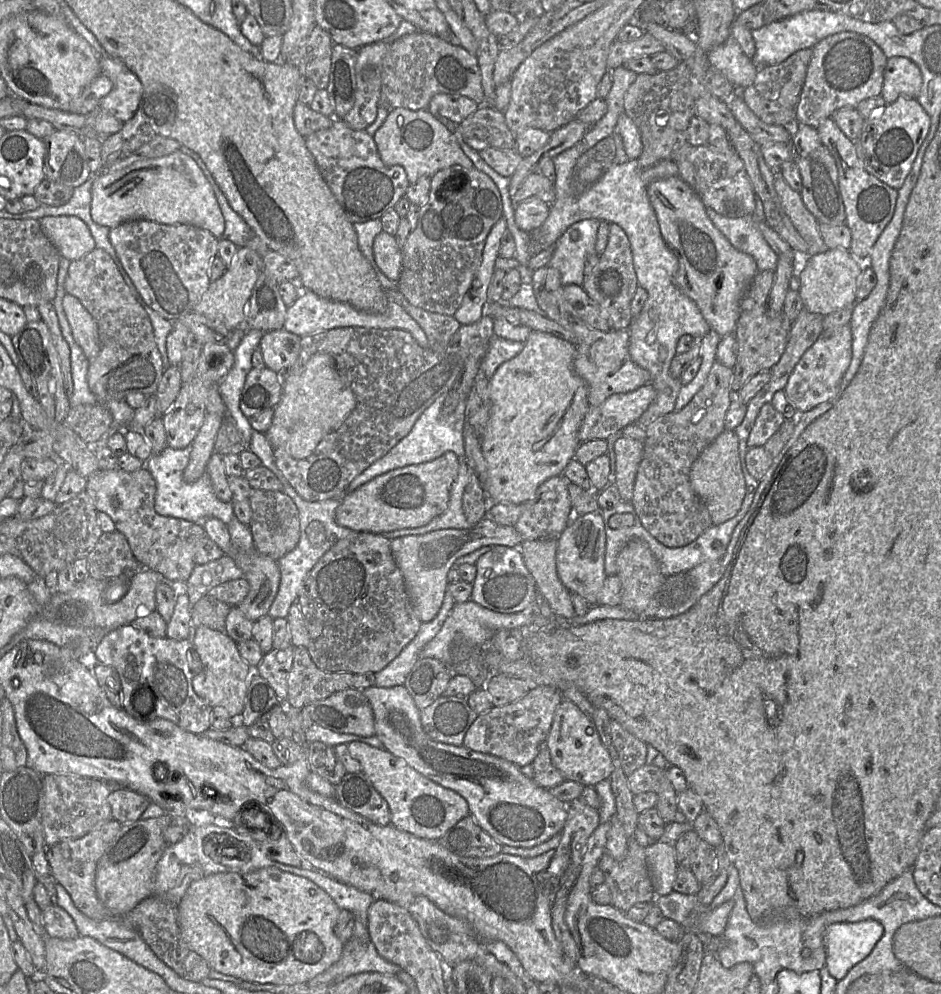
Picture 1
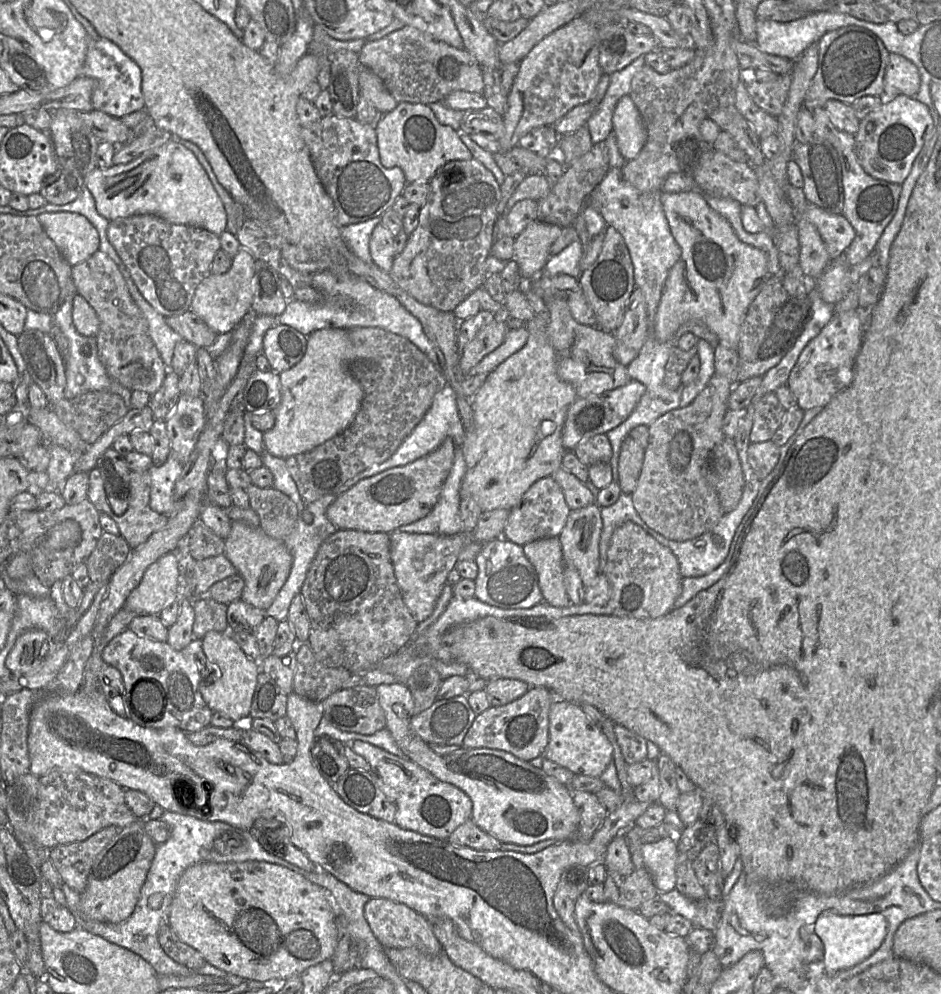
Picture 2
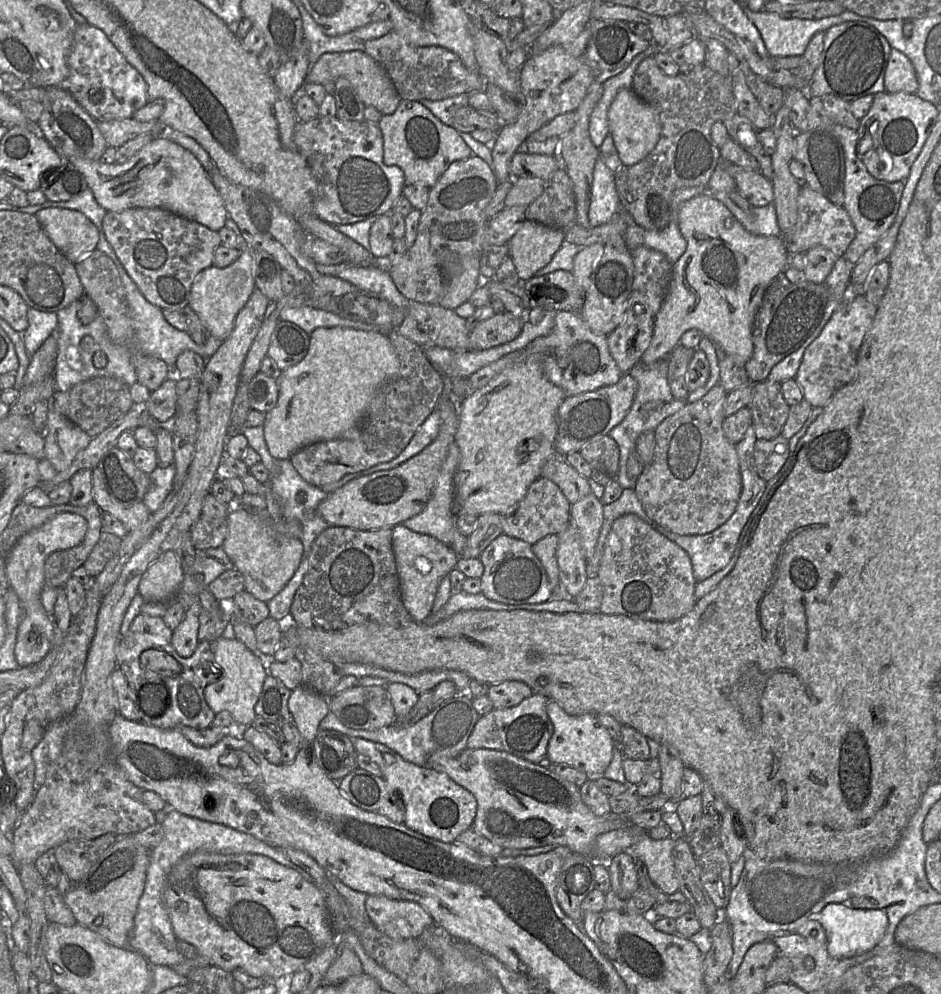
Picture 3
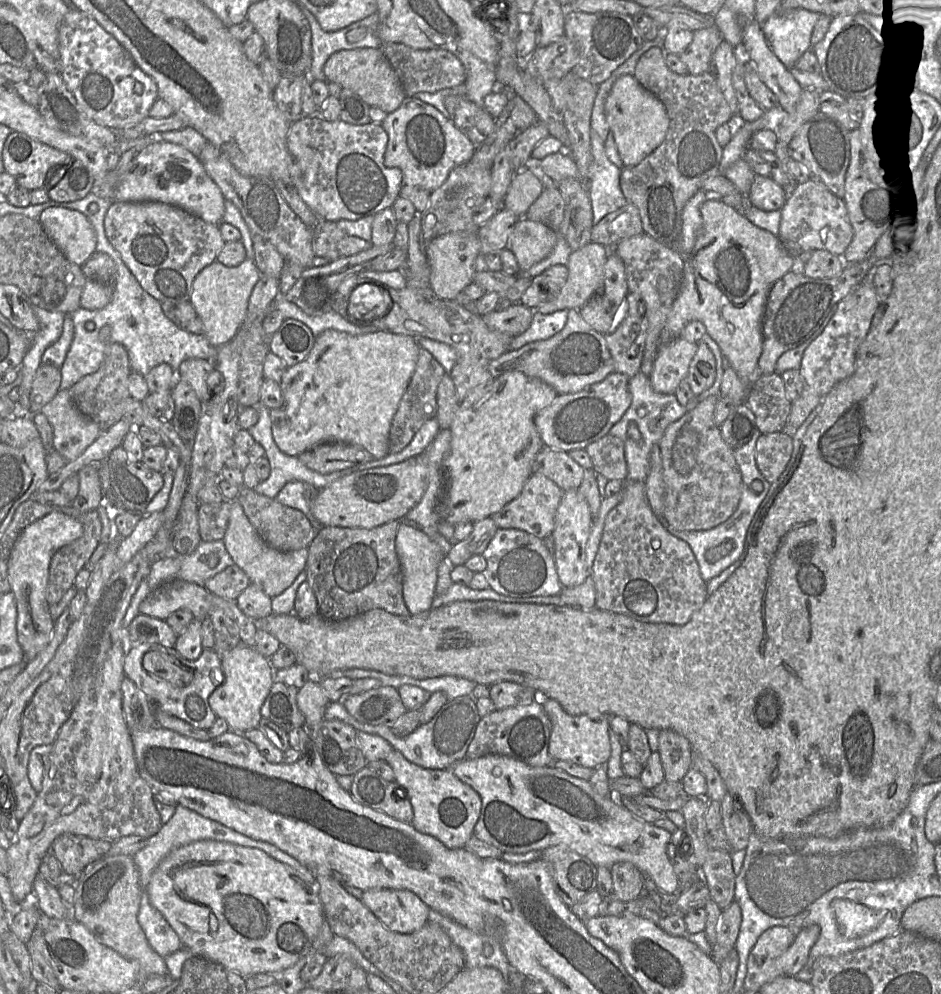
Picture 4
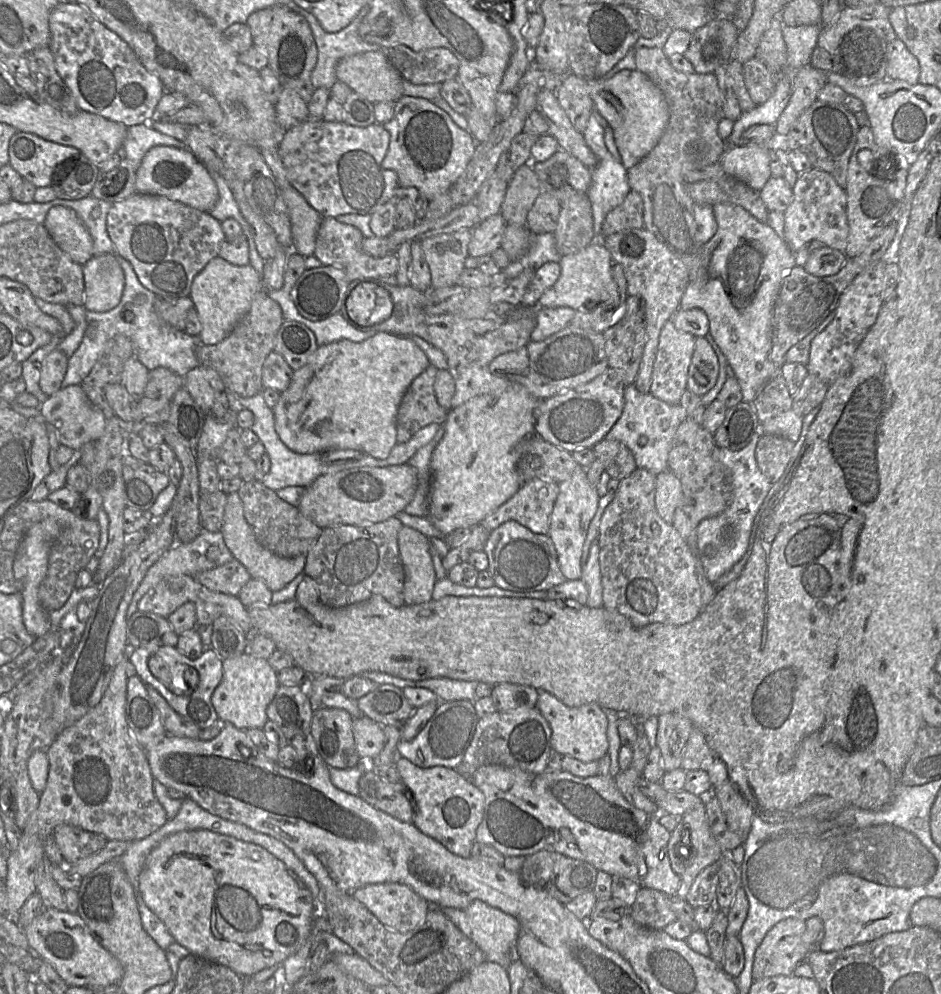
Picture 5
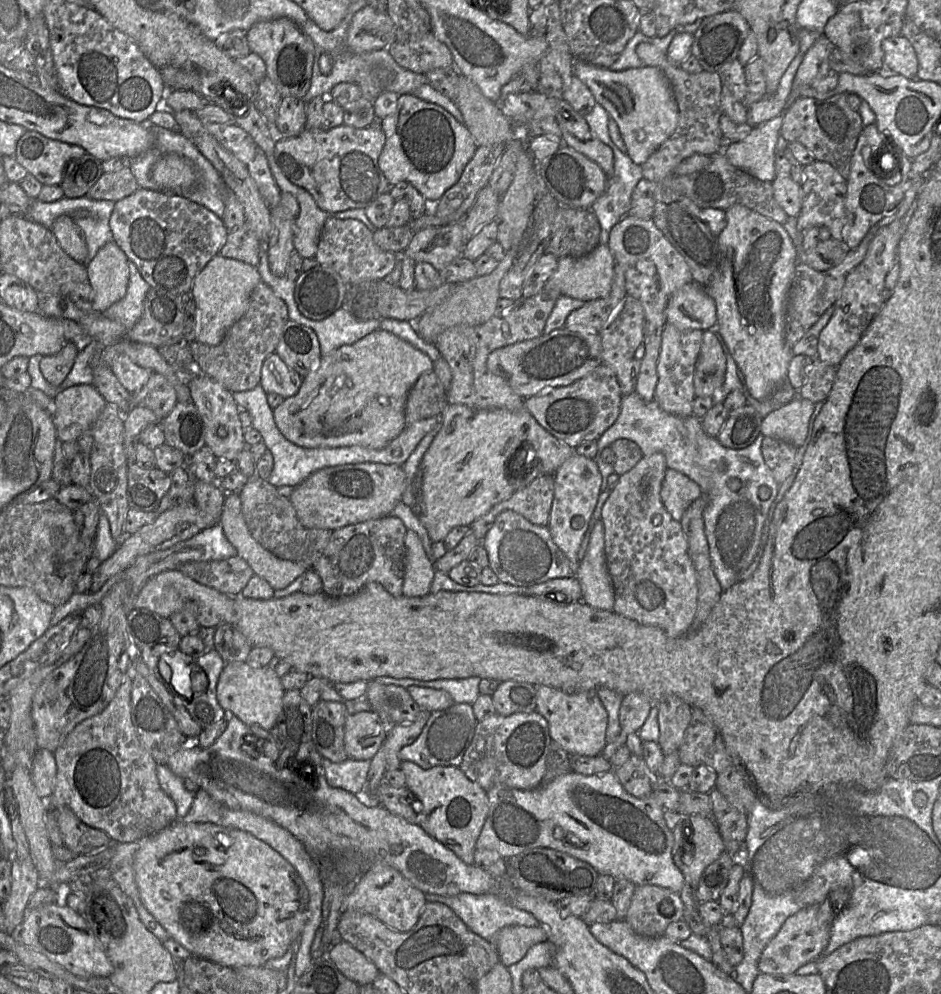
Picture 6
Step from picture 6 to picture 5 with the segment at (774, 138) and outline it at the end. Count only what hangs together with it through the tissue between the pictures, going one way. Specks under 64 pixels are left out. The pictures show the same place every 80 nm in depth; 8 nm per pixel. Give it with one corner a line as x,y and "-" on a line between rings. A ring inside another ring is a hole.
766,144
729,146
720,164
725,173
760,191
772,177
770,148

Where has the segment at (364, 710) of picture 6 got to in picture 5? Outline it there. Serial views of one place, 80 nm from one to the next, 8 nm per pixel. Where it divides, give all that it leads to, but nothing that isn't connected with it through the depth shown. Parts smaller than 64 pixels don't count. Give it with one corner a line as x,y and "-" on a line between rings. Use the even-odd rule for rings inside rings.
362,716
353,719
353,736
356,749
363,761
373,760
384,744
383,726
372,719

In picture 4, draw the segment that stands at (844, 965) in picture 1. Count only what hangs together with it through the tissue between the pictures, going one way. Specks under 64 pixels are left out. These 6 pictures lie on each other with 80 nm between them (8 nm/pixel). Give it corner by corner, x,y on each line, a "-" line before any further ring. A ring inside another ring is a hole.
848,899
833,900
831,906
838,926
846,937
856,937
882,921
882,912

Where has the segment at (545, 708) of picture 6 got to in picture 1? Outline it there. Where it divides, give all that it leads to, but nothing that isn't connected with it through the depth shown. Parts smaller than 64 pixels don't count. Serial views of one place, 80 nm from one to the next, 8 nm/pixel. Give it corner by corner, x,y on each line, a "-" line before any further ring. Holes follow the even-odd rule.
563,699
558,705
545,744
552,764
565,780
578,782
585,787
594,787
599,782
609,779
613,772
610,754
601,742
592,717
569,700

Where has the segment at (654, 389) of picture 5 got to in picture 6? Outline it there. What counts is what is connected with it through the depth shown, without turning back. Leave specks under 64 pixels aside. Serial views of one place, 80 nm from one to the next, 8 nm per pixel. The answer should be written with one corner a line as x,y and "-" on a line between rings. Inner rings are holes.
667,322
664,326
657,363
658,382
655,388
655,401
670,414
680,417
694,415
693,401
696,397
694,377
704,332
701,330
681,331

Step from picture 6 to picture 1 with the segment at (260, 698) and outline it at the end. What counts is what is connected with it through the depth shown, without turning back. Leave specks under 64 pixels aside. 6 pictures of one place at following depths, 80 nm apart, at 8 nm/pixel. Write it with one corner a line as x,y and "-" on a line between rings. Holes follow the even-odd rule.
205,626
195,627
191,640
202,662
202,670
192,680
194,691
211,707
225,708
230,717
238,721
244,708
248,679
253,668
242,659
238,644
225,632

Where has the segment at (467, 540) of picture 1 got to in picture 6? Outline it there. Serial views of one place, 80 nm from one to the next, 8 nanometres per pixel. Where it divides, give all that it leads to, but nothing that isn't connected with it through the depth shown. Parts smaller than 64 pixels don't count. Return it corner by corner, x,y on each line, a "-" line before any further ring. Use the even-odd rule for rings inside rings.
412,530
405,535
406,569
403,595
422,597
430,593
435,565
428,558
420,537

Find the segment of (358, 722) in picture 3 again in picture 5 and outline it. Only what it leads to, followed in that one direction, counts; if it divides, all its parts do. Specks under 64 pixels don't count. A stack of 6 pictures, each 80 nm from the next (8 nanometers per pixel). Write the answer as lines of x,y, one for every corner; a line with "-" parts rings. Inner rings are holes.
379,685
357,700
363,716
384,726
404,726
415,708
405,697
403,690
392,685

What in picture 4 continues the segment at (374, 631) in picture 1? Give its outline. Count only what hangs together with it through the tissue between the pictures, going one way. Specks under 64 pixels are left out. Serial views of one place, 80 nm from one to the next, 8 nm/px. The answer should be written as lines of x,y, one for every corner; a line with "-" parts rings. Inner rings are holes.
400,520
371,529
323,527
308,547
307,582
318,604
318,614
329,621
342,621
373,609
383,609
398,616
410,616
403,599
403,574
396,553
395,540

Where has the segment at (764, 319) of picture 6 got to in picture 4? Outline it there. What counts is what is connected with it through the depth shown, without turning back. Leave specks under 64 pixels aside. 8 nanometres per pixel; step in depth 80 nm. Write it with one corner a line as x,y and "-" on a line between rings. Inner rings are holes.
707,199
701,205
700,211
703,220
701,232
696,239
693,250
684,260
683,280
679,293
675,301
673,302
672,309
667,317
665,326
662,330
660,346
664,343
669,342
672,339
675,339
679,336
681,337
681,332
684,327
690,321
698,320
706,326
706,333
711,336
713,340
718,344
726,361
736,371
738,376
745,382
750,390
750,387
761,376
758,369
758,360
761,356
763,348
762,322
764,318
768,293
773,284
780,278
784,277
785,274
791,270
792,264
794,262
794,257
787,252
777,236
773,235
767,230
757,227
756,225
751,223
744,215
740,214
733,207
725,204
720,199

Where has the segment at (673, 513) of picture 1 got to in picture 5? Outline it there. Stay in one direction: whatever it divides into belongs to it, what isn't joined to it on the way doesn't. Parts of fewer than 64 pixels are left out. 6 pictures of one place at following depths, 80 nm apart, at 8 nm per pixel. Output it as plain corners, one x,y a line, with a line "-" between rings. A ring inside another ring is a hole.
700,405
679,426
668,456
668,469
677,476
683,489
683,501
675,510
672,524
692,548
696,548
695,530
700,522
721,514
734,496
732,472
718,459
719,447
714,435
703,426
705,410

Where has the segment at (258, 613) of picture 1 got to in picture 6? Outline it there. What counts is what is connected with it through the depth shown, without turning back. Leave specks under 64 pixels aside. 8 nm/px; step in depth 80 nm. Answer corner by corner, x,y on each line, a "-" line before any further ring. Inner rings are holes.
237,492
226,494
219,524
222,526
228,541
236,549
237,555
249,564
255,575
265,579
274,590
280,590
287,587
298,576
307,571
307,568
299,563
275,556
253,538
243,518
241,500

